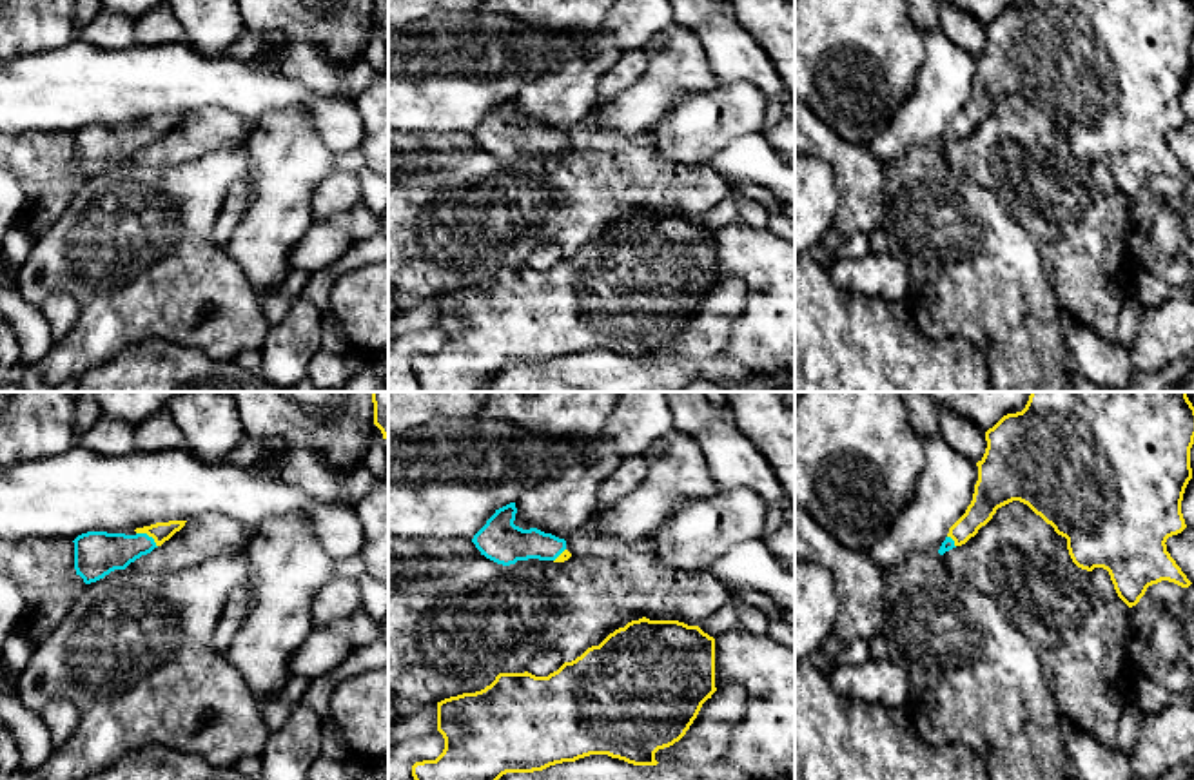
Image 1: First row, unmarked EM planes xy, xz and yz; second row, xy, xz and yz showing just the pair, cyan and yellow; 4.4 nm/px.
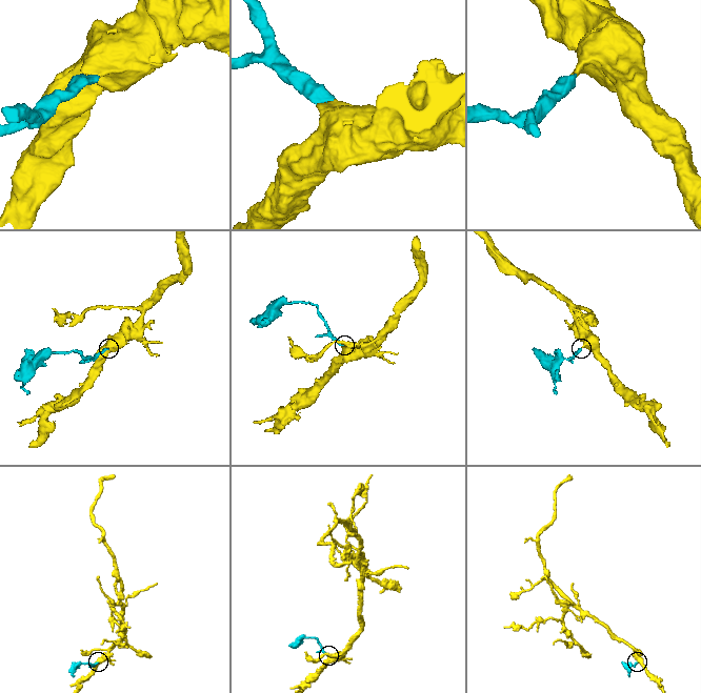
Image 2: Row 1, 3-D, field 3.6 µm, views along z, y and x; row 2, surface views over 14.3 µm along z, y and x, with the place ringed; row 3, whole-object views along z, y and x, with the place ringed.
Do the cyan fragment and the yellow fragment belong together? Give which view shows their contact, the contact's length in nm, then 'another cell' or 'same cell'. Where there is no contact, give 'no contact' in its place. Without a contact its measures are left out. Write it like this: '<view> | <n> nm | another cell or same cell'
xy | 120 nm | same cell

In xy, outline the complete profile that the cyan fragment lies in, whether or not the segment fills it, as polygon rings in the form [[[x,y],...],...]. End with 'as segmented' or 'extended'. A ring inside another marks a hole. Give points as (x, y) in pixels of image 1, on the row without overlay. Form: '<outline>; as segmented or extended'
[[[187,114],[156,116],[136,122],[134,129],[87,125],[74,136],[74,163],[85,178],[96,176],[114,163],[125,163],[142,149],[169,134]]]; extended

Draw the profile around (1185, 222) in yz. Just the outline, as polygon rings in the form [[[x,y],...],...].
[[[1194,212],[1176,216],[1183,230],[1185,259],[1190,270],[1190,281],[1194,288]]]

